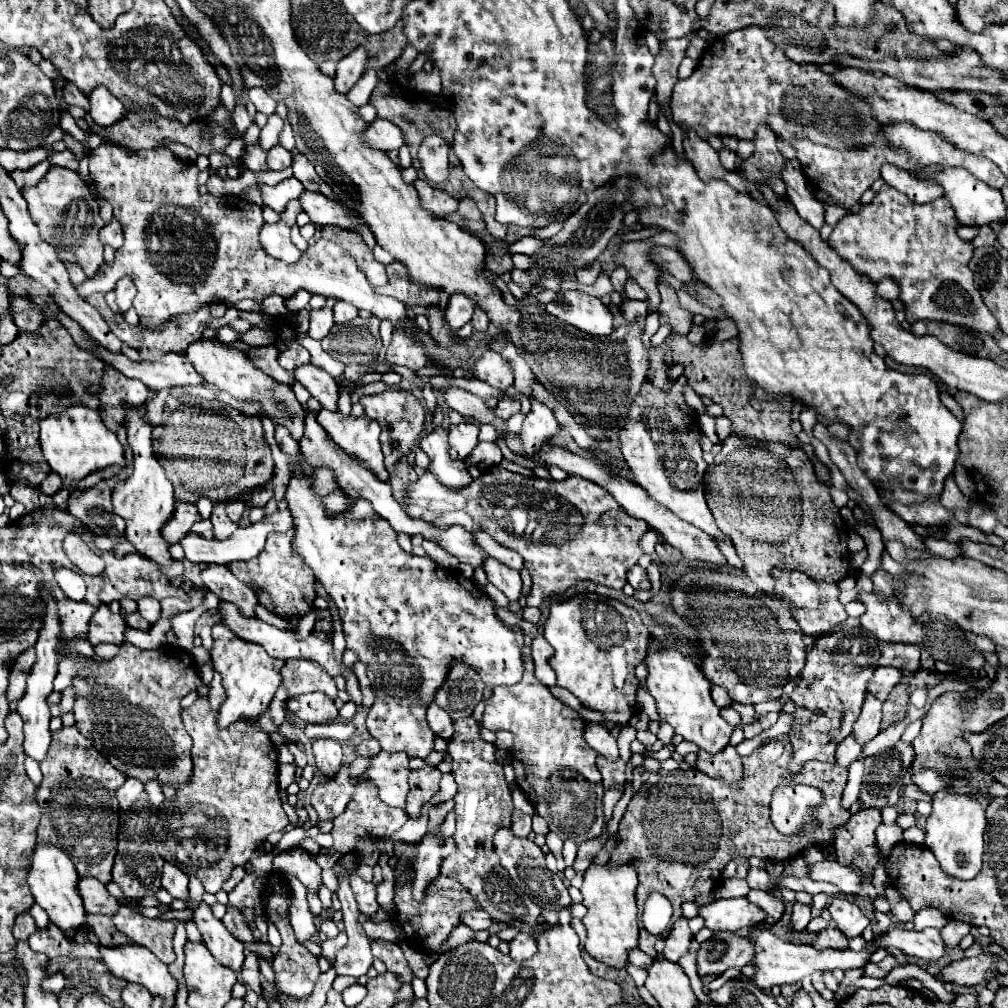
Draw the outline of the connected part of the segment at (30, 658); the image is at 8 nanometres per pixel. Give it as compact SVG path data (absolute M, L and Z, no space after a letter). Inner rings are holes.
M28 648L22 656L18 656L18 660L12 668L12 674L10 674L8 690L6 690L8 702L18 702L24 696L26 678L28 678L28 672L32 668L32 662L34 662L34 648Z

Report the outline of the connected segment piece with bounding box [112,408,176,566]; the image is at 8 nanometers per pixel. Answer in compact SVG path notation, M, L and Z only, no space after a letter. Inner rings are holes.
M126 408L128 416L128 444L134 454L134 474L116 486L116 492L112 494L112 504L116 508L116 514L126 520L126 540L136 548L136 552L156 564L170 564L174 558L170 554L170 544L162 538L162 526L172 518L176 510L174 500L174 488L172 482L166 478L158 458L152 452L152 426L144 424L144 414L136 408Z

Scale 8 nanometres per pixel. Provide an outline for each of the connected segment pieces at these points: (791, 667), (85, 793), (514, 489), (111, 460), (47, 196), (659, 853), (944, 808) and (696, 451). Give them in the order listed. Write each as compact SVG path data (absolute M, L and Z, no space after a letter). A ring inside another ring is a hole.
M792 572L794 578L792 594L784 598L752 598L746 594L732 592L686 592L682 588L672 588L674 610L688 620L700 634L702 648L706 652L702 660L704 676L728 690L734 702L758 704L782 696L786 682L800 676L806 662L806 634L790 614L790 606L816 608L818 584L806 578L802 572Z
M64 726L52 734L52 744L40 770L44 778L36 788L36 800L44 816L38 826L38 840L42 840L42 844L54 842L56 848L60 846L60 850L68 852L76 868L80 868L80 878L94 876L102 884L108 884L110 870L100 870L96 866L116 854L120 814L114 794L124 784L126 776L116 770L74 726Z
M490 466L468 488L448 492L426 472L406 488L406 500L432 512L464 510L496 542L522 554L524 566L534 582L532 594L528 596L530 606L540 606L548 596L566 594L580 580L622 590L626 586L626 572L642 556L638 542L648 530L648 524L628 516L608 490L582 476L568 476L564 482L526 480L500 466ZM518 510L526 512L526 524L518 524Z
M72 404L62 414L40 420L40 446L50 470L68 484L74 484L88 474L102 472L110 466L126 468L124 450L116 434L104 426L96 410L90 410L82 404Z
M50 166L36 186L26 186L20 194L28 202L28 212L40 228L40 238L56 248L62 262L76 262L88 278L94 278L102 268L100 264L104 264L104 246L98 240L98 230L104 226L104 220L100 218L98 202L78 174L70 168Z
M786 746L784 754L772 764L760 764L756 752L746 756L746 770L742 788L720 788L720 780L704 774L694 774L696 784L692 786L670 786L670 784L642 784L640 792L632 796L628 810L618 828L618 848L614 848L608 866L616 868L632 864L638 872L640 884L636 890L636 904L642 906L652 890L664 894L674 908L672 920L682 916L682 904L694 902L696 896L716 888L722 870L734 856L758 856L762 860L786 860L798 854L796 846L790 848L788 836L782 834L756 834L756 828L772 832L768 816L772 790L786 780L800 780L818 788L824 794L824 805L830 812L819 826L838 826L851 817L841 807L841 796L848 780L848 770L840 764L808 762L800 774L788 776L788 760L792 758L792 746Z
M940 790L934 794L934 812L928 818L926 824L926 842L940 862L942 872L948 876L954 876L958 880L972 880L980 868L982 868L982 854L984 854L984 828L986 828L986 816L984 806L970 796L950 794L946 790Z
M648 384L638 394L630 408L626 426L620 430L620 448L628 462L634 480L656 500L660 506L674 512L678 518L688 520L716 540L730 542L714 522L714 516L704 498L706 462L700 448L700 426L694 410L686 404L682 392L662 392Z

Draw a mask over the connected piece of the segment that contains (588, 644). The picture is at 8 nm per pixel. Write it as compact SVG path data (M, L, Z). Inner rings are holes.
M580 594L566 602L550 606L544 636L554 648L550 666L556 672L556 684L572 692L586 708L604 714L604 726L626 726L638 712L636 664L644 660L648 630L640 614L620 600L594 594Z

